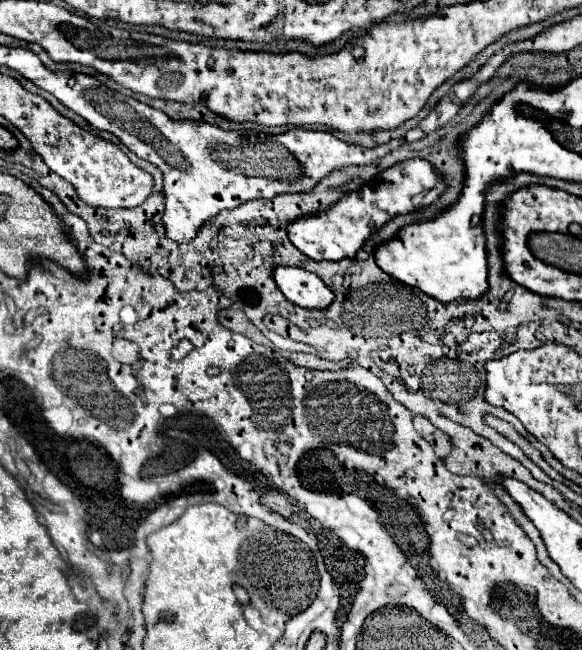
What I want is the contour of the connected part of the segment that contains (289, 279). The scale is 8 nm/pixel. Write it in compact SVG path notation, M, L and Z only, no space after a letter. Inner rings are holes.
M272 267L274 281L288 301L306 309L324 309L334 301L334 293L324 281L300 267Z

